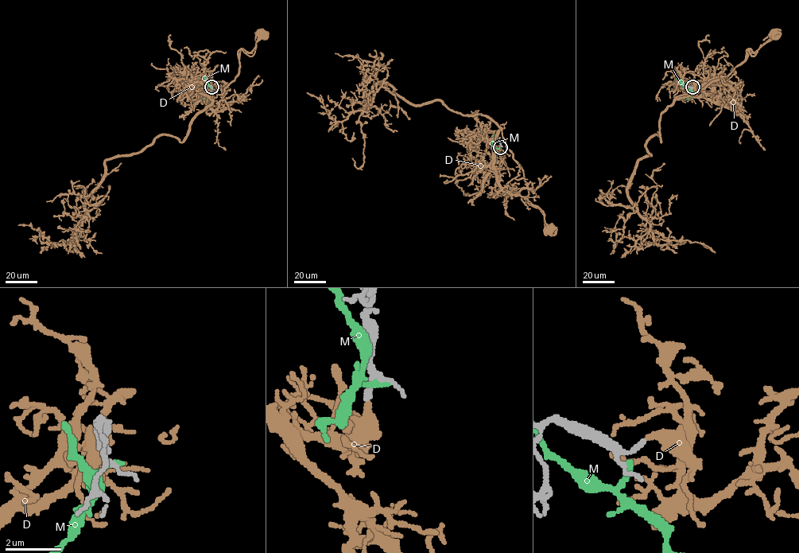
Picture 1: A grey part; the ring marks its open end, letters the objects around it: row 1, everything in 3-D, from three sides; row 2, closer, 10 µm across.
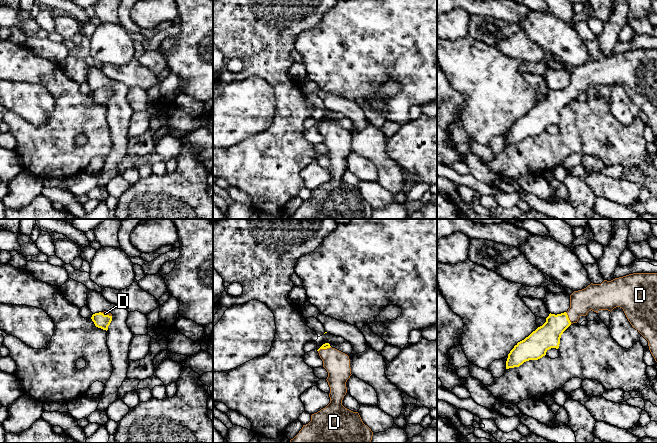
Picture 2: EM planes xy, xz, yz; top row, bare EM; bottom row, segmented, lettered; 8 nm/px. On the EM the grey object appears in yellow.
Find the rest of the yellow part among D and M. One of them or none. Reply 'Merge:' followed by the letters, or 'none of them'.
Merge: D

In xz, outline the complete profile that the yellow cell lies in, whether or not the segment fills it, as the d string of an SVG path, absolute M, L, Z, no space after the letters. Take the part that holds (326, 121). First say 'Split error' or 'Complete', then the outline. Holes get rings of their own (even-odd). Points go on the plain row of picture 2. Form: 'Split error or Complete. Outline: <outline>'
Split error. Outline: M329 119L323 120L317 127L323 137L323 143L328 148L326 156L330 163L330 179L317 189L312 190L311 197L308 200L303 201L299 209L291 215L289 219L370 219L373 212L371 205L363 199L358 188L353 188L342 181L342 176L347 169L346 158L352 151L349 132L332 124Z

